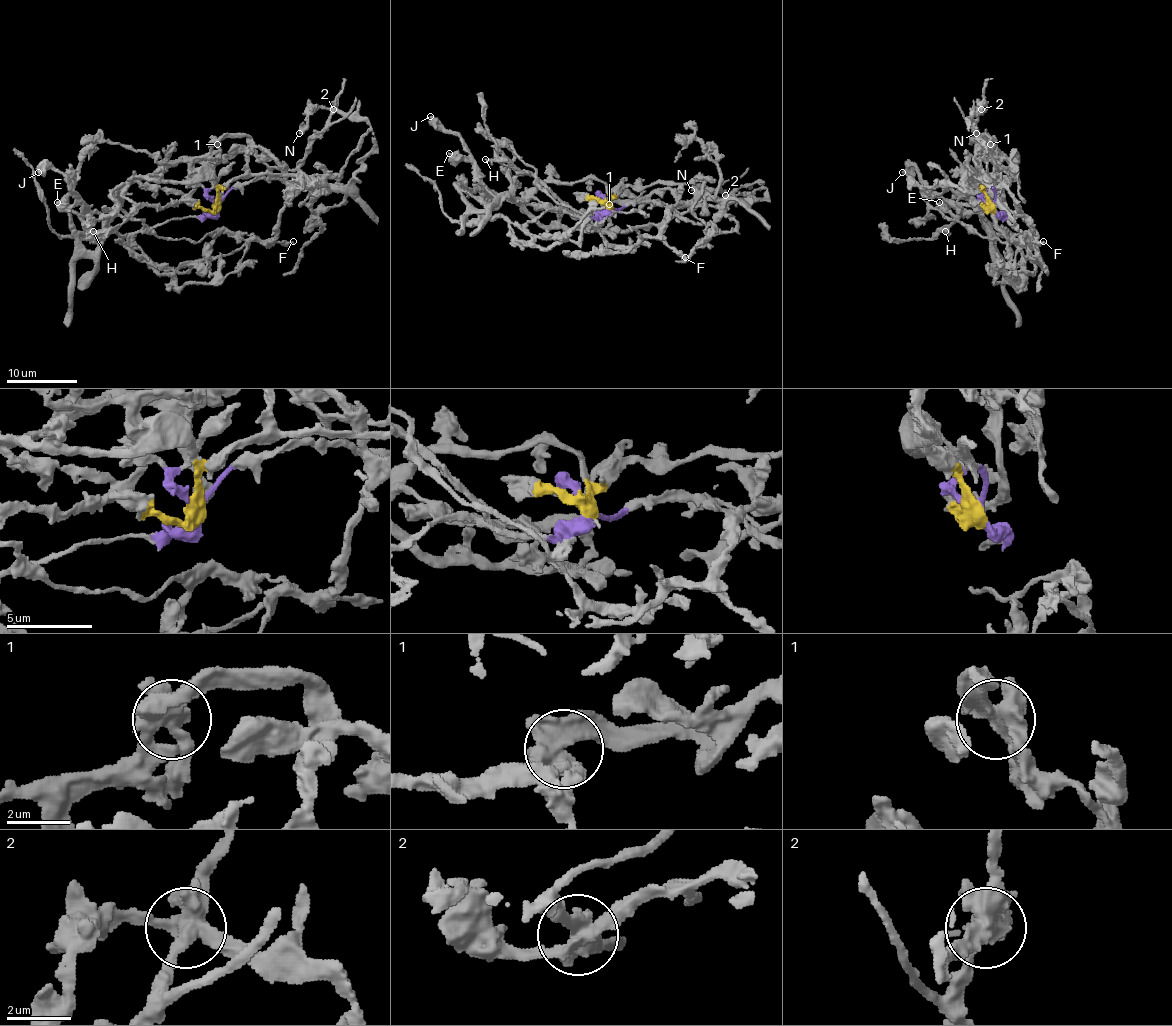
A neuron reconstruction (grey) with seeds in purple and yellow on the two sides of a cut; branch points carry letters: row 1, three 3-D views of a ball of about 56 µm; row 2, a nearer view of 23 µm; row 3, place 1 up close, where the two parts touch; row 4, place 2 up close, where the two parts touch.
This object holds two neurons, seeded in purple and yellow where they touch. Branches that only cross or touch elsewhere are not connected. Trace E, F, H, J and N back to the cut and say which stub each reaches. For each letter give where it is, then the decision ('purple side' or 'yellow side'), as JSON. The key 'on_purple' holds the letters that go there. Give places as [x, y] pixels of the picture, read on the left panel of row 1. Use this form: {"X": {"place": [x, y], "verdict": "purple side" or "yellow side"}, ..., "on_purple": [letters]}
{"E": {"place": [57, 202], "verdict": "yellow side"}, "F": {"place": [293, 241], "verdict": "purple side"}, "H": {"place": [93, 231], "verdict": "purple side"}, "J": {"place": [38, 172], "verdict": "yellow side"}, "N": {"place": [299, 133], "verdict": "purple side"}, "on_purple": ["F", "H", "N"]}

